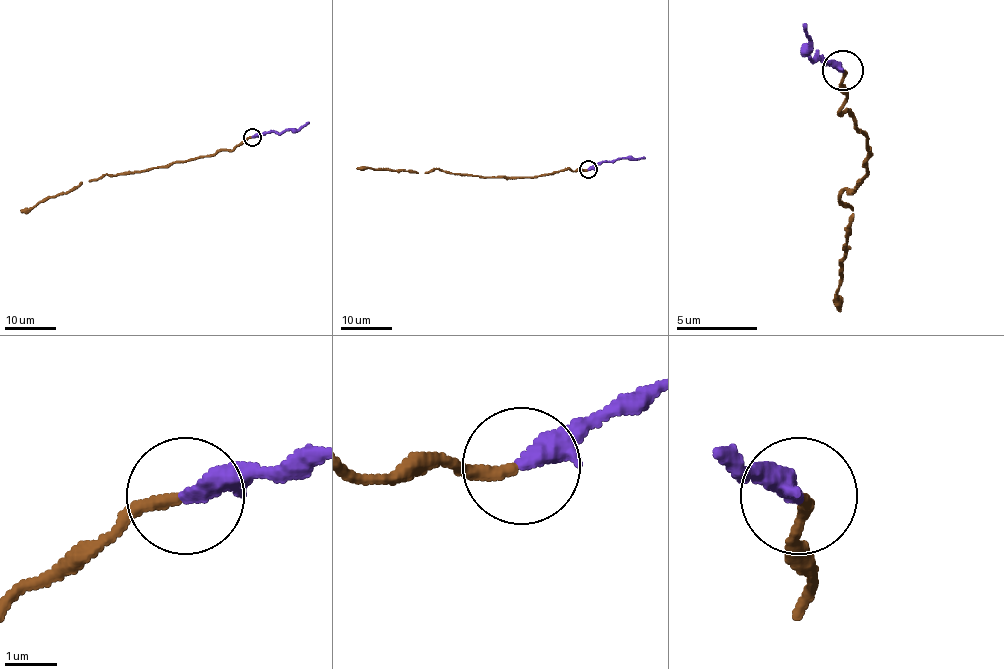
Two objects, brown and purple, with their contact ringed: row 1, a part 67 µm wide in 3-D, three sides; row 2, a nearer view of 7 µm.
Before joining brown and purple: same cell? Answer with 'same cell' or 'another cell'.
same cell

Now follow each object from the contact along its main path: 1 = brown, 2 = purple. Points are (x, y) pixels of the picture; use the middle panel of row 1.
1: (587, 169), (507, 178), (447, 173), (438, 169), (417, 173), (356, 168)
2: (589, 169), (603, 161), (645, 158)

